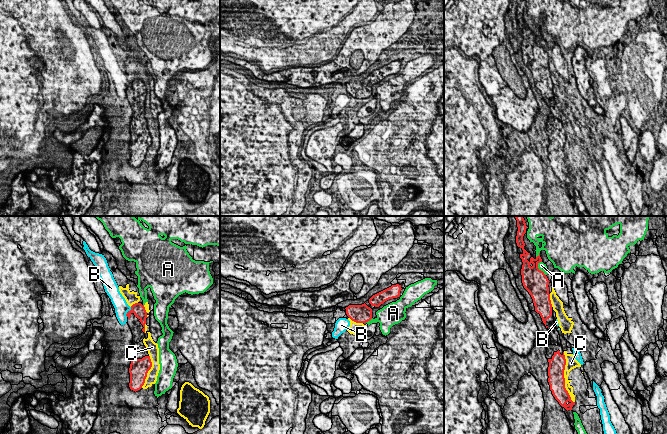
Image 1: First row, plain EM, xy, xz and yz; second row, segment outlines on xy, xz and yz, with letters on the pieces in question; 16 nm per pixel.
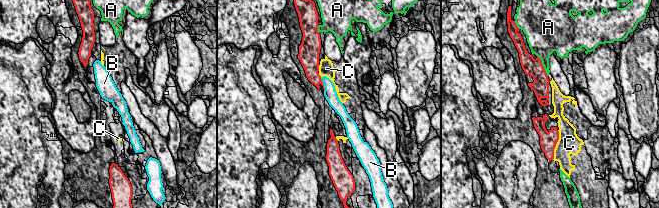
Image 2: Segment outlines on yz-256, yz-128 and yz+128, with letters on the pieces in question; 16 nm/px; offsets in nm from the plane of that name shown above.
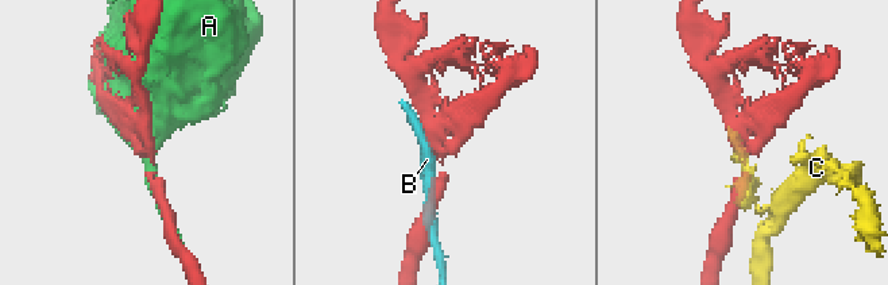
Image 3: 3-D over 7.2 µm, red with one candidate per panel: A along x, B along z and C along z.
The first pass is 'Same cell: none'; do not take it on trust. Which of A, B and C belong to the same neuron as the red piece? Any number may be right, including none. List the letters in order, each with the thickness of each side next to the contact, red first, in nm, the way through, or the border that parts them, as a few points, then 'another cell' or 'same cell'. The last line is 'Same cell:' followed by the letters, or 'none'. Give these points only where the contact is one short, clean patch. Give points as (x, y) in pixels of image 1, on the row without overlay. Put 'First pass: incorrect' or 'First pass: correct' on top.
First pass: correct
A: calibres 380 and 120 nm; another cell
B: calibres 200 and 220 nm; border xy (131, 83), (126, 92); another cell
C: calibres 260 and 160 nm; another cell
Same cell: none

